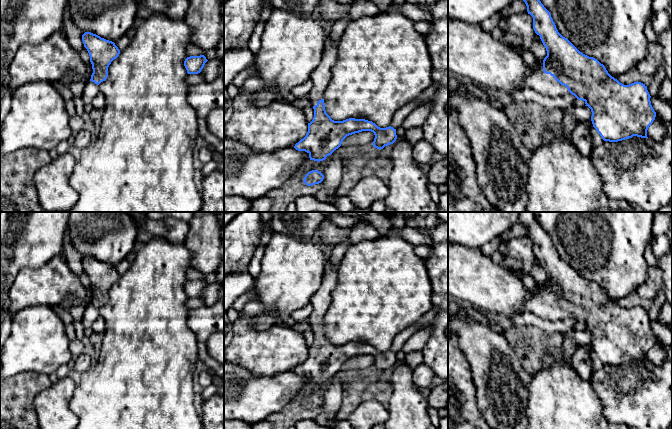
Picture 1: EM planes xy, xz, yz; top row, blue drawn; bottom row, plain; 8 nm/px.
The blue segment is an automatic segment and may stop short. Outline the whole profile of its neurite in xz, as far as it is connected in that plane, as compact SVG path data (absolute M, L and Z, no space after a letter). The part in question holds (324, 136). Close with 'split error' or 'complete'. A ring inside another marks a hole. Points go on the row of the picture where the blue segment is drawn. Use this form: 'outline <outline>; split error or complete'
outline M327 37L323 57L311 75L314 86L309 93L309 99L314 109L314 117L308 123L306 136L294 146L298 151L307 152L310 160L318 162L325 160L341 146L347 136L355 133L373 132L375 135L373 147L380 150L393 144L397 139L396 129L391 126L380 128L372 121L355 118L334 121L326 113L324 91L330 81L331 69L337 59L338 46L330 37Z; split error

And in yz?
outline M523 0L527 6L527 12L533 17L533 29L546 48L547 56L543 60L543 66L530 66L530 74L527 75L523 84L526 88L531 88L545 96L558 97L571 93L578 100L583 100L585 106L591 109L591 121L604 141L618 142L633 136L648 138L647 130L656 117L647 86L641 82L634 82L629 85L620 83L612 77L605 66L597 59L589 57L580 52L567 38L563 37L557 30L550 12L544 7L540 0Z; split error

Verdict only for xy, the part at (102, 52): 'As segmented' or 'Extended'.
Extended

